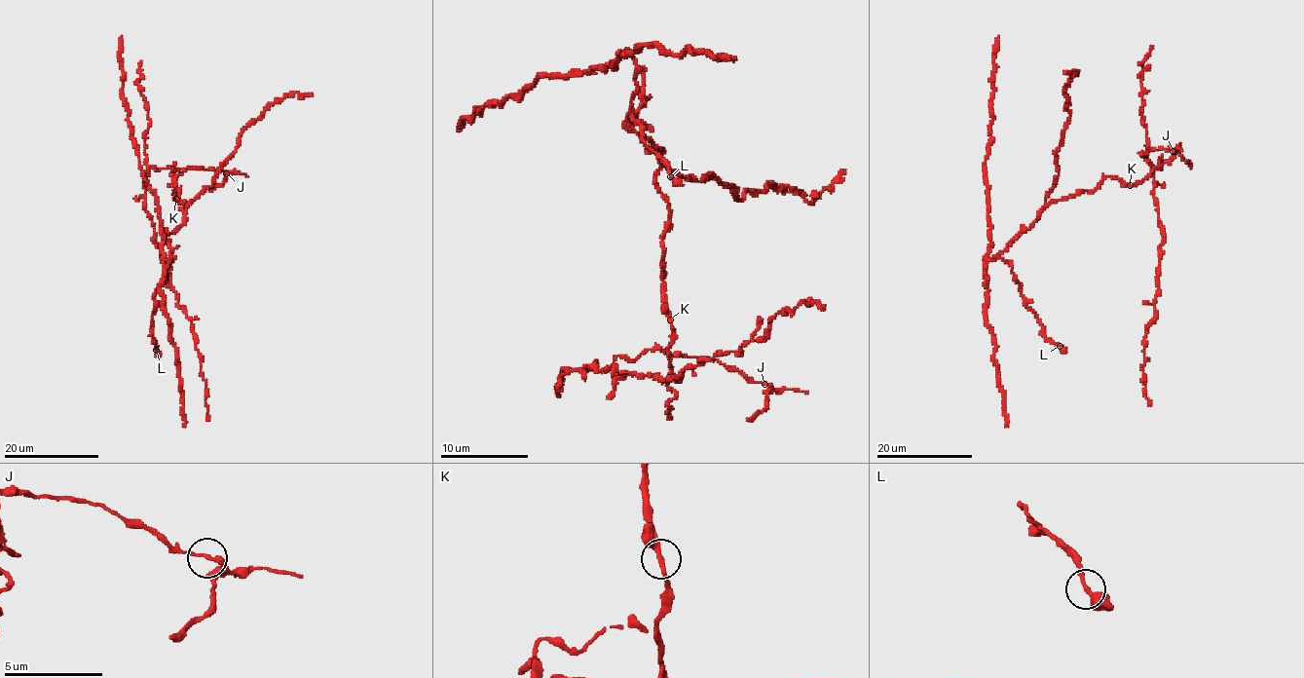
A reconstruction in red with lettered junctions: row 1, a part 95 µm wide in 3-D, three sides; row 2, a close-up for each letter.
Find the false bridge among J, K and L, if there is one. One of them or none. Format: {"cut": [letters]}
{"cut": []}

